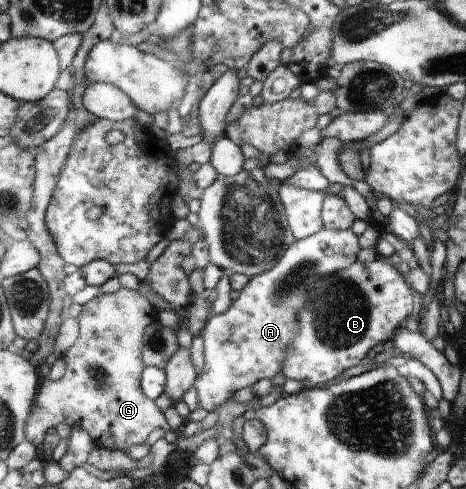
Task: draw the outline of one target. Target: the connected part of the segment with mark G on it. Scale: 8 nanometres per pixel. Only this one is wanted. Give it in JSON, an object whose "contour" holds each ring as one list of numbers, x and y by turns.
{"contour":[[121,287,117,292,103,293,81,306,77,317,79,338,65,352,65,374,56,380,45,379,39,394,35,397,33,412,27,418,25,435,27,441,40,447,45,440,45,432,72,417,74,422,87,431,95,445,109,450,122,450,127,453,131,446,143,444,151,430,171,430,165,415,143,390,142,378,145,369,143,362,143,335,147,326,153,324,153,306,135,289]]}

